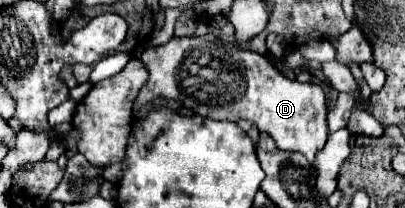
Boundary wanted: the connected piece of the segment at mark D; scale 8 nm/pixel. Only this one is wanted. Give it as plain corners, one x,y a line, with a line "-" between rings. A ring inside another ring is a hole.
204,34
172,38
164,46
148,48
140,60
146,64
150,80
138,94
134,112
154,96
164,96
168,100
178,100
182,106
206,118
230,122
238,122
238,118
252,120
260,132
268,132
274,138
278,148
300,152
310,164
314,164
318,150
322,150
328,140
324,90
318,84
302,84
282,76
262,54
232,48
214,34

